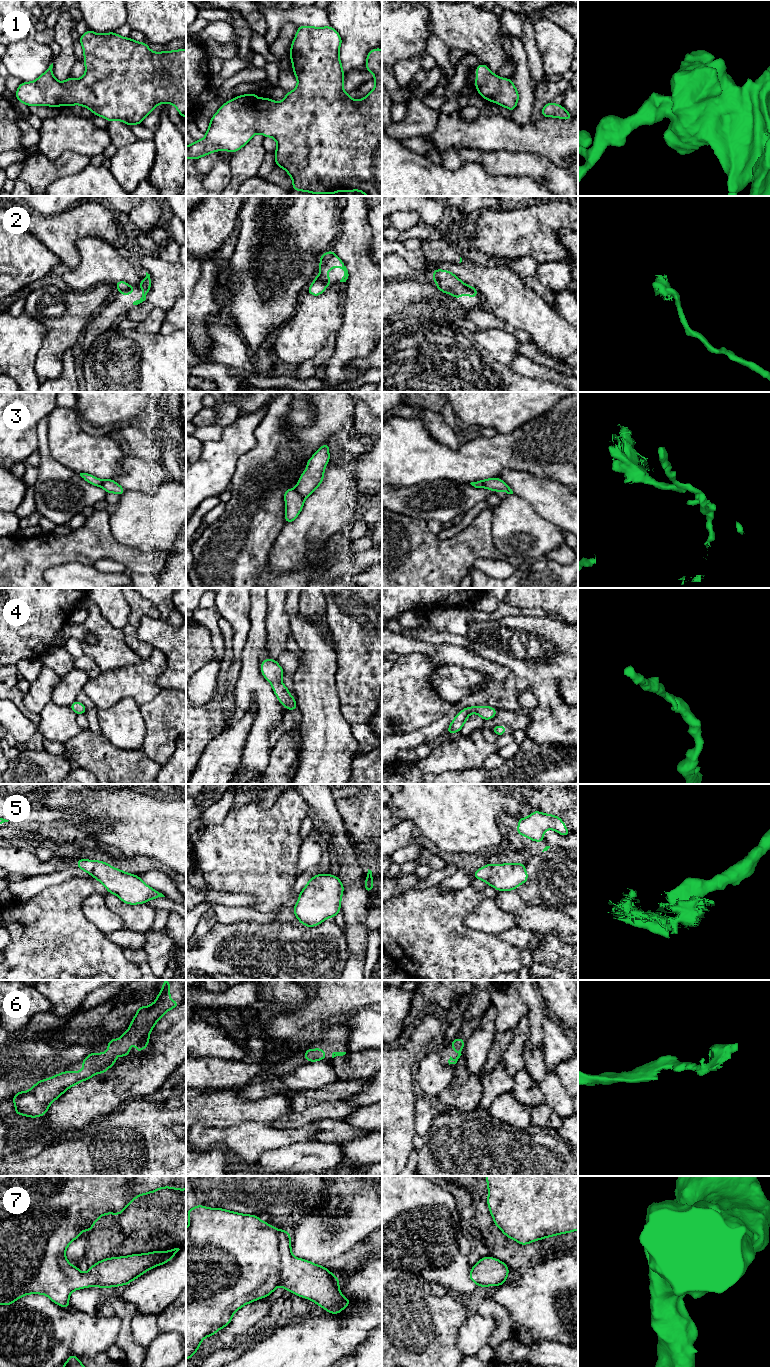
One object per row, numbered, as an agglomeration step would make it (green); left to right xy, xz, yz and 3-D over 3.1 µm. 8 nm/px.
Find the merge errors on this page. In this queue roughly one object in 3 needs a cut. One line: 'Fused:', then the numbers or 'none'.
Fused: 2, 3

